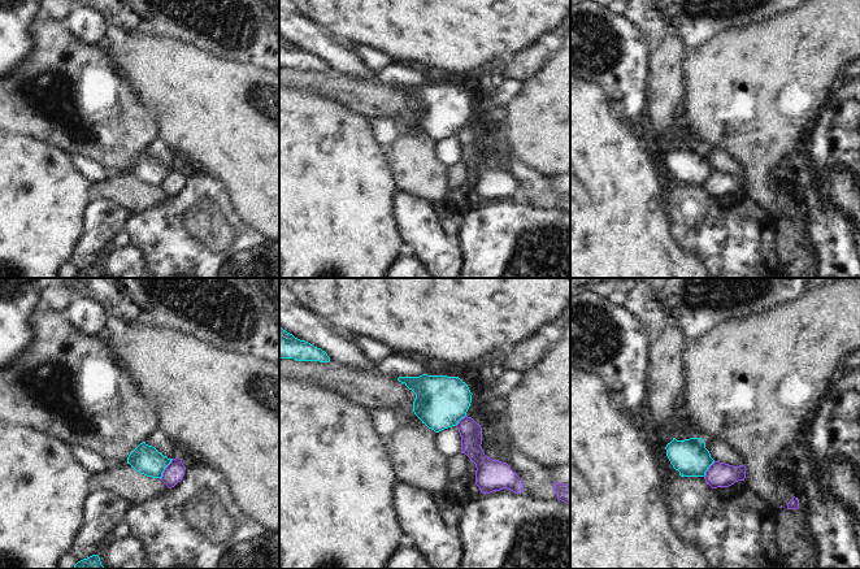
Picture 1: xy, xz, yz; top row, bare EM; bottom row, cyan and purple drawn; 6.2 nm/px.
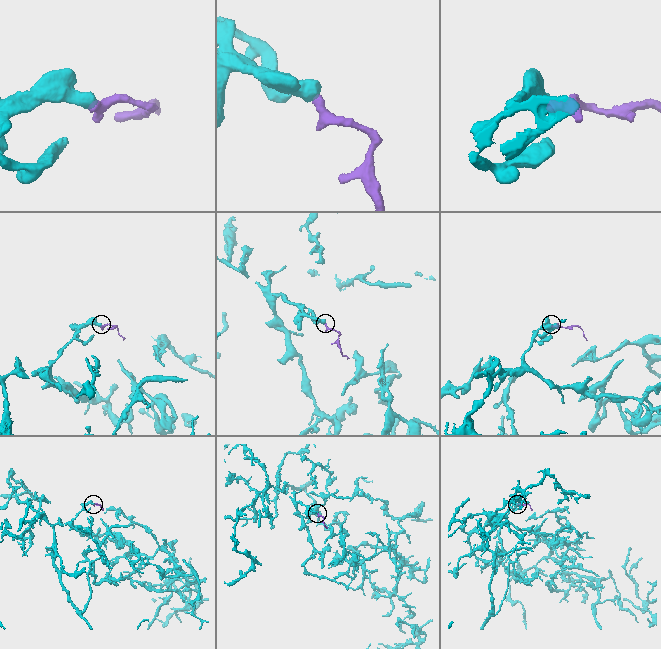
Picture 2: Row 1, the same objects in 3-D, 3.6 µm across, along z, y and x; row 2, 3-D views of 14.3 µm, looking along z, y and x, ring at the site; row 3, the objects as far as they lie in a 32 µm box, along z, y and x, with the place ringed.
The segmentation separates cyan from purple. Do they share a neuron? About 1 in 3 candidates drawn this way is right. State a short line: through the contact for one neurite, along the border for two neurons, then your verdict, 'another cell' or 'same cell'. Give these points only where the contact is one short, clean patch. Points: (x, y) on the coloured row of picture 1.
line xy (173, 459), (160, 478); another cell

